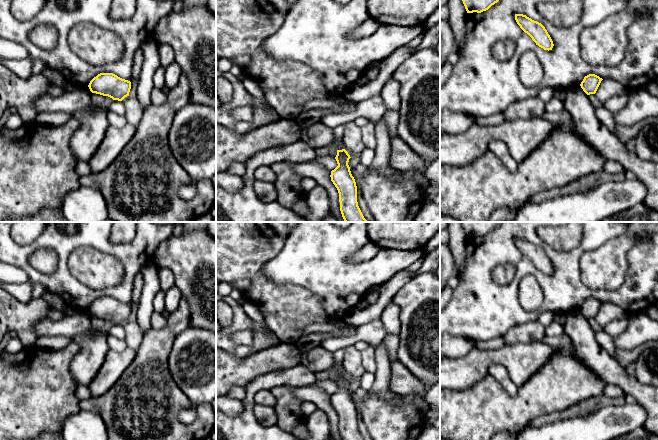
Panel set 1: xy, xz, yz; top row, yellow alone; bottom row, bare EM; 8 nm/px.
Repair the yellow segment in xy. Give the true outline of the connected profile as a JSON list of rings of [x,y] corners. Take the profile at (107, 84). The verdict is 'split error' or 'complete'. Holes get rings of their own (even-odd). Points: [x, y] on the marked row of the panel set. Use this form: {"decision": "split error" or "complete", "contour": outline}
{"decision": "complete", "contour": [[[100,73],[90,81],[88,87],[92,93],[122,101],[129,96],[131,82],[113,73]]]}

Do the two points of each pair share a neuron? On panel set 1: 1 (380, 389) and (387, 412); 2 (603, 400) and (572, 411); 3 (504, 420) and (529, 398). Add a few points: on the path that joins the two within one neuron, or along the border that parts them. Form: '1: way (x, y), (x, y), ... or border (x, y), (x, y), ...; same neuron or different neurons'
1: border (368, 393), (393, 403), (399, 403), (402, 400); different neurons
2: way (595, 403), (580, 409); same neuron
3: way (510, 414), (523, 402); same neuron

